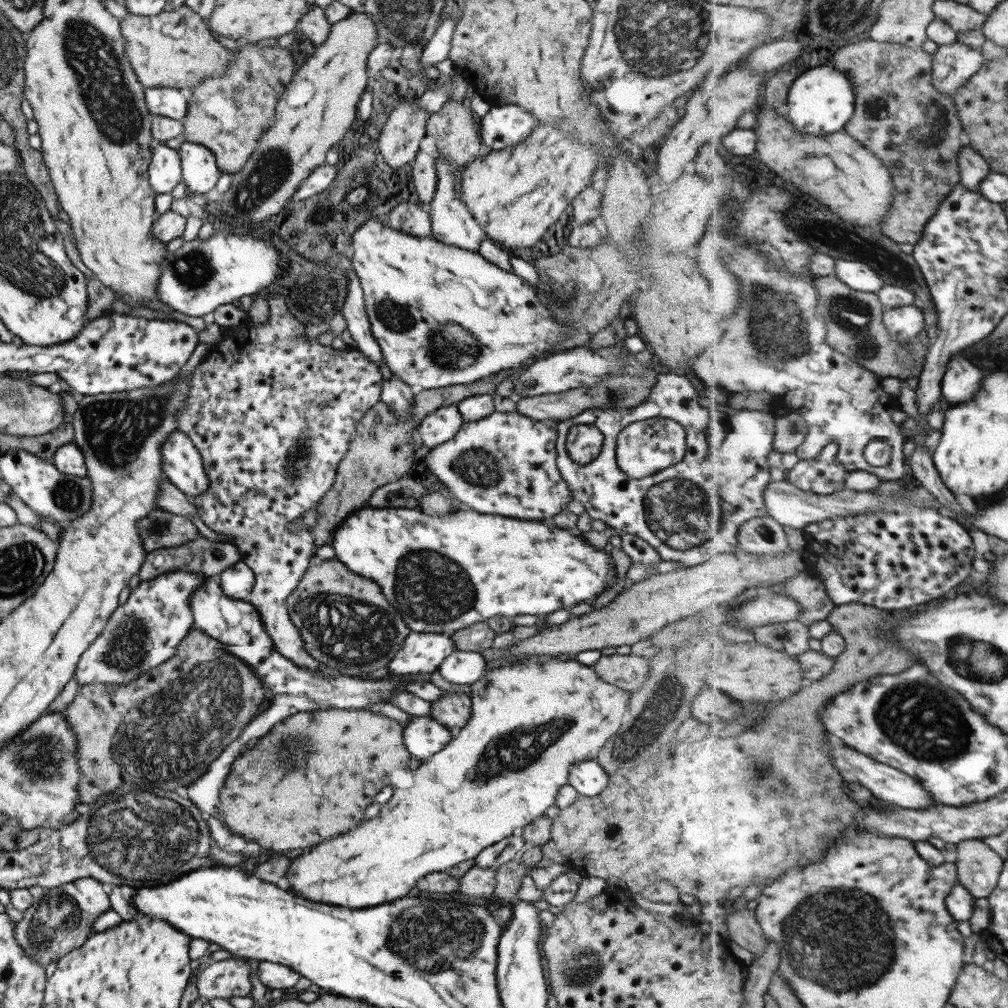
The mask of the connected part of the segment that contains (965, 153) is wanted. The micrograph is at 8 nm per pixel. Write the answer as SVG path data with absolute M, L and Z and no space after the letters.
M968 143L962 149L961 156L963 183L972 190L980 191L981 186L993 171L988 159L972 144Z

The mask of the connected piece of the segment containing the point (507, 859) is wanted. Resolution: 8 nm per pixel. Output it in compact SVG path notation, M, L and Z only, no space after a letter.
M514 834L507 836L492 844L486 846L484 850L474 859L474 864L481 868L498 869L504 863L510 863L515 854L523 847L525 840L522 836L515 836Z

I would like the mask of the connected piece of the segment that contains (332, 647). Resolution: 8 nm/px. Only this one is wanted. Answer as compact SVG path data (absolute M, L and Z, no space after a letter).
M338 558L308 567L286 600L286 607L304 641L304 650L314 660L335 673L348 664L358 664L358 672L340 672L344 676L362 676L386 668L411 633L401 613L386 601L380 585L352 572Z

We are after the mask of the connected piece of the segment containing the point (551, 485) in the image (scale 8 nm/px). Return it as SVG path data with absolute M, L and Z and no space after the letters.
M495 410L486 418L464 421L454 438L429 450L424 458L424 466L466 509L517 520L550 521L574 500L568 482L562 479L558 471L556 439L557 427L554 421L536 421L518 412Z

